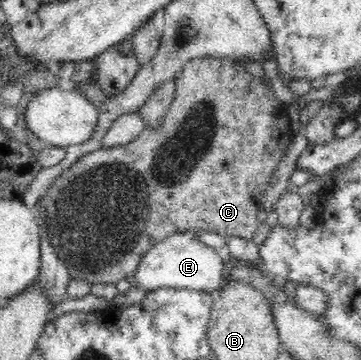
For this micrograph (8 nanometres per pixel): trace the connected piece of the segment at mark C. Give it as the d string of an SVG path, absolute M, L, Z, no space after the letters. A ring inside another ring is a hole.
M203 57L193 59L185 64L179 75L176 76L176 90L172 104L164 116L163 123L155 130L146 129L137 139L133 139L124 145L110 146L94 150L77 159L76 163L65 169L47 192L42 196L43 209L47 231L51 237L51 245L55 247L57 255L63 259L69 270L71 278L80 278L87 281L89 286L93 284L117 284L123 278L133 281L137 266L141 264L141 257L158 242L165 240L175 232L206 230L213 234L227 237L241 237L252 239L257 228L257 212L261 207L261 197L267 192L267 186L271 182L273 172L277 170L281 158L287 154L287 148L294 137L293 126L290 124L289 113L286 112L286 104L279 101L269 82L264 78L258 78L257 74L249 73L245 66L238 61L226 60L221 57Z

